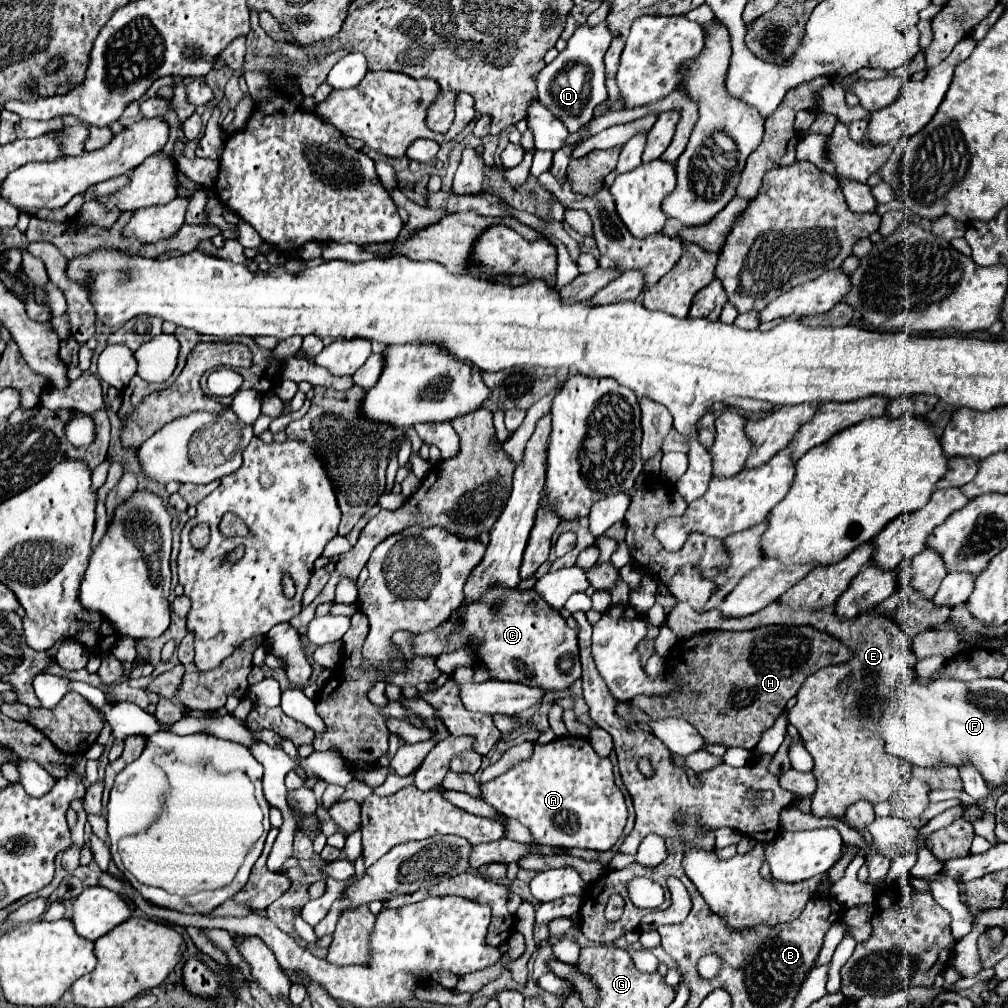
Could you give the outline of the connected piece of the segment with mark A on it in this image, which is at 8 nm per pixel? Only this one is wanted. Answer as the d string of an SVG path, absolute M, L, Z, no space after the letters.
M565 736L547 744L533 740L533 754L481 786L483 798L507 818L519 820L543 846L609 850L623 834L627 808L615 786L609 758L599 758L587 738Z

